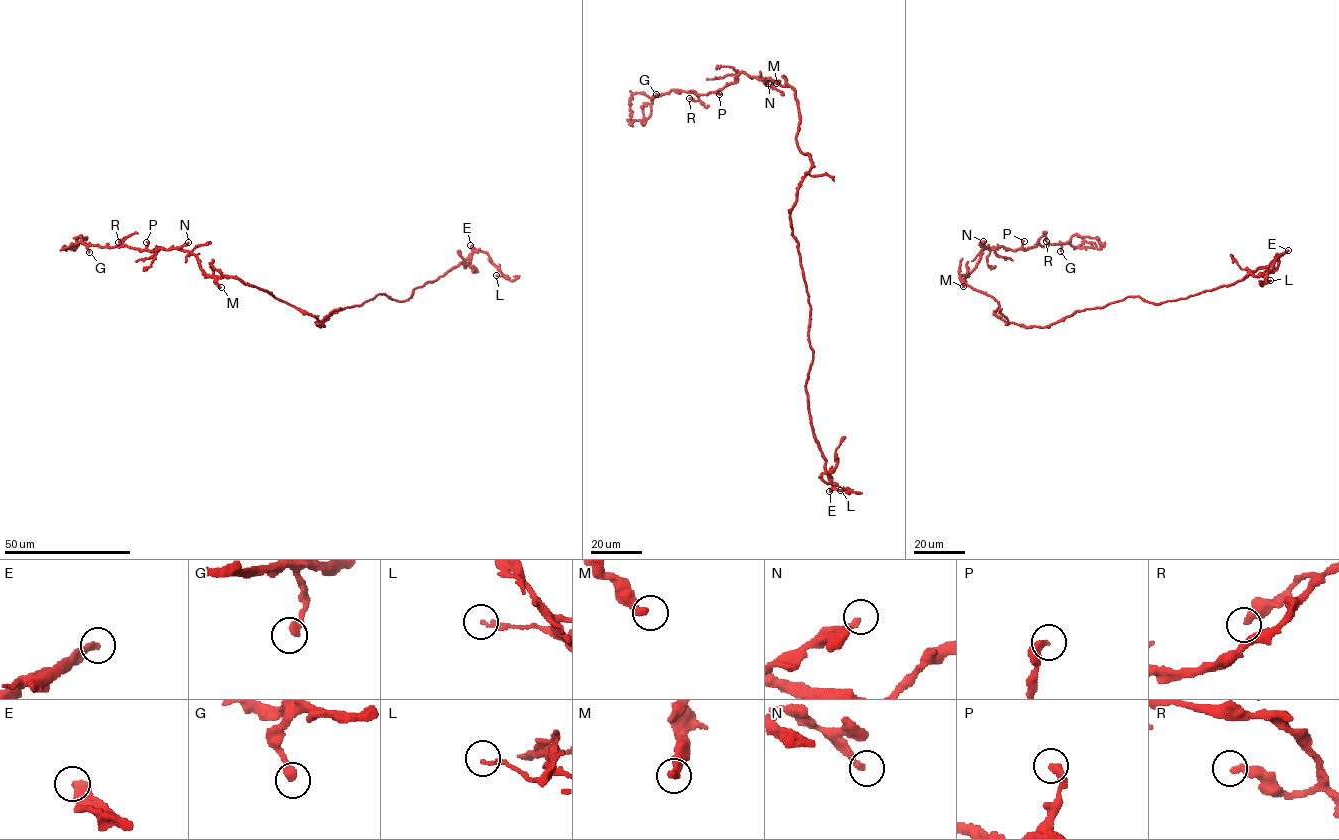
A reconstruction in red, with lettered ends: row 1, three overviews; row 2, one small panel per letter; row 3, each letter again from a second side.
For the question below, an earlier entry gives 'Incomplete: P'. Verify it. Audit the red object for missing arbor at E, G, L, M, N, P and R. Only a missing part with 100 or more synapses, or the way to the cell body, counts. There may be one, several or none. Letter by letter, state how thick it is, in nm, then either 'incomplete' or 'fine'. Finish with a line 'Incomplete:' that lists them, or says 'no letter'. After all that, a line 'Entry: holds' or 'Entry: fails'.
E: 320 nm | incomplete
G: 340 nm | fine
L: 140 nm | fine
M: 320 nm | fine
N: 240 nm | fine
P: 360 nm | fine
R: 320 nm | fine
Incomplete: E
Entry: fails

